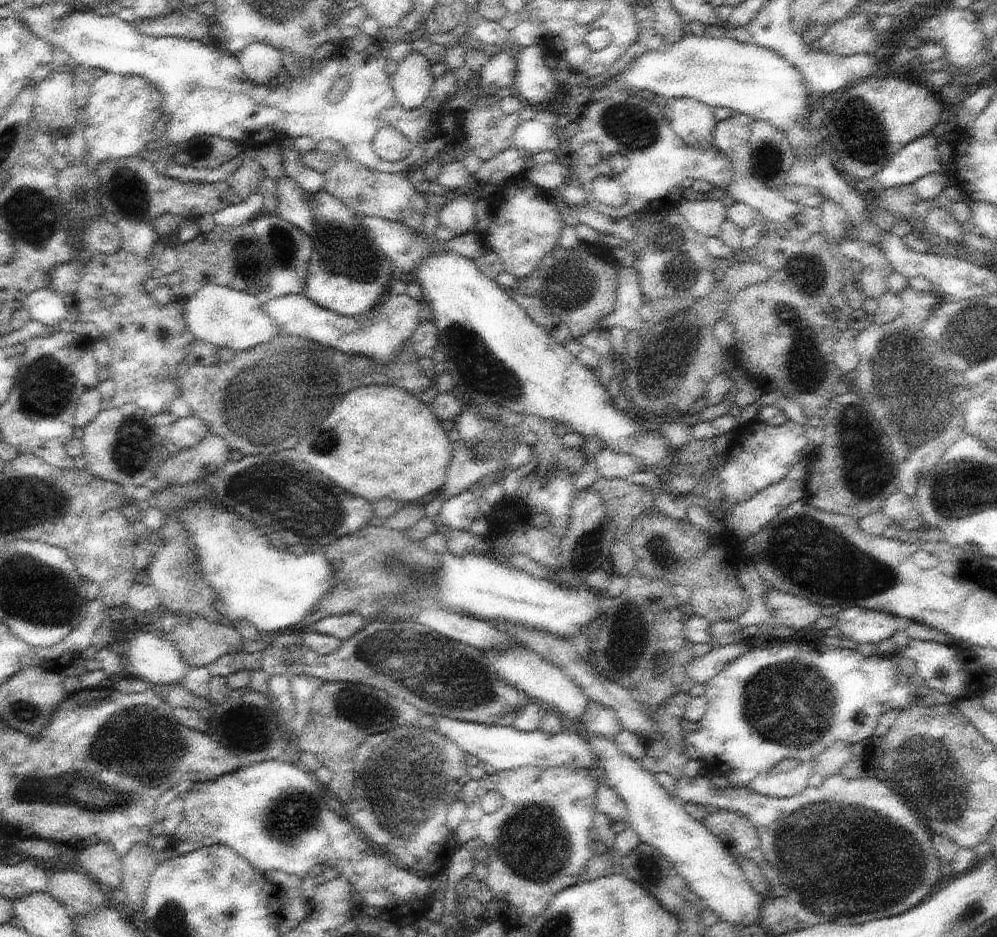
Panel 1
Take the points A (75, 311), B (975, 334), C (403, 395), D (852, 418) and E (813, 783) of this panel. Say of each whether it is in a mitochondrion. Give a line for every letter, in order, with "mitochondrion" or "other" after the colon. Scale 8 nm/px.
A: other
B: mitochondrion
C: other
D: mitochondrion
E: other

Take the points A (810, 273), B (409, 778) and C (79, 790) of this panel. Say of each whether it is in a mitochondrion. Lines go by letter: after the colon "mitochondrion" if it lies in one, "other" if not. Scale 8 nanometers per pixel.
A: mitochondrion
B: mitochondrion
C: mitochondrion

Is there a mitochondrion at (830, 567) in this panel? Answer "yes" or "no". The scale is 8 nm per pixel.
yes

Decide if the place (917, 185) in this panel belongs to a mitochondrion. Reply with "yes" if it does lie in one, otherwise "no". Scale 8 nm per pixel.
no

